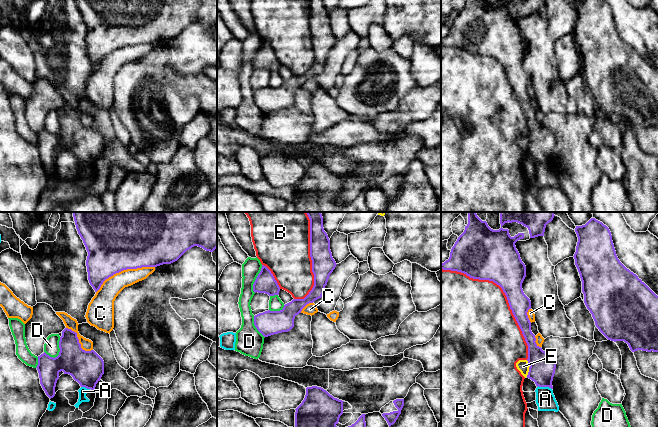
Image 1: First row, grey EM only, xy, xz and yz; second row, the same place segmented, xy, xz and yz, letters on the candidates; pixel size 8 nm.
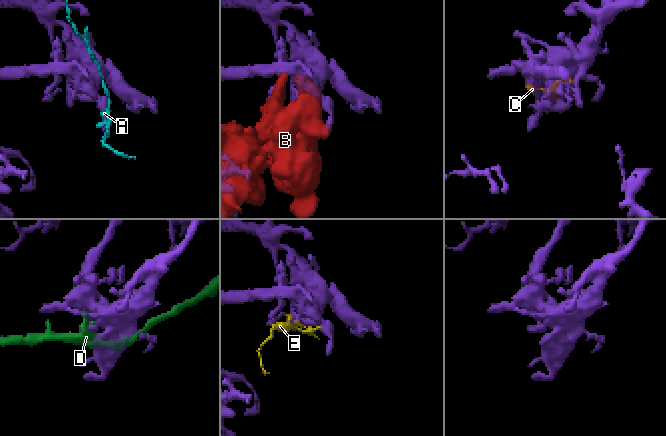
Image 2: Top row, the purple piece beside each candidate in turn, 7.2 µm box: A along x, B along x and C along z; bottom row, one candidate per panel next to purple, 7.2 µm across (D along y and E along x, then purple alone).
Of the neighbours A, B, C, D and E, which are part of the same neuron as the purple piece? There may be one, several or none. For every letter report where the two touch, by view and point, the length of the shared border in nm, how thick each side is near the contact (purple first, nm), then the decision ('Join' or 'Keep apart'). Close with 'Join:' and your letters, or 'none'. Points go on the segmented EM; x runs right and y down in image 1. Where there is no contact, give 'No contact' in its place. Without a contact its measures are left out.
A: Touches purple at yz (544, 386). Shared border 120 nm. Thickness 200 nm (purple) against 160 nm. Keep apart
B: Touches purple at yz (505, 294). Shared border 1000 nm. Thickness 300 nm (purple) against 480 nm. Keep apart
C: Touches purple at xy (123, 269). Shared border 500 nm. Thickness 500 nm (purple) against 160 nm. Keep apart
D: Touches purple at xy (60, 350). Shared border 190 nm. Thickness 280 nm (purple) against 130 nm. Keep apart
E: Touches purple at yz (529, 368). Shared border 140 nm. Thickness 200 nm (purple) against 100 nm. Keep apart
Join: none

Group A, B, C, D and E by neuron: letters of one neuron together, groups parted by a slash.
A / B / C / D / E

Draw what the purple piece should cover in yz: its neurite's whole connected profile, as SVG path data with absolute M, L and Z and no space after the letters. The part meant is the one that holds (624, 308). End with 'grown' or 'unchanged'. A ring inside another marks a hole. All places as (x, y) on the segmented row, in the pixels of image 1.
M591 218L585 225L576 226L578 237L575 265L582 281L584 303L592 314L596 327L611 341L624 341L630 350L658 352L658 296L636 274L627 269L618 259L609 228Z; unchanged

